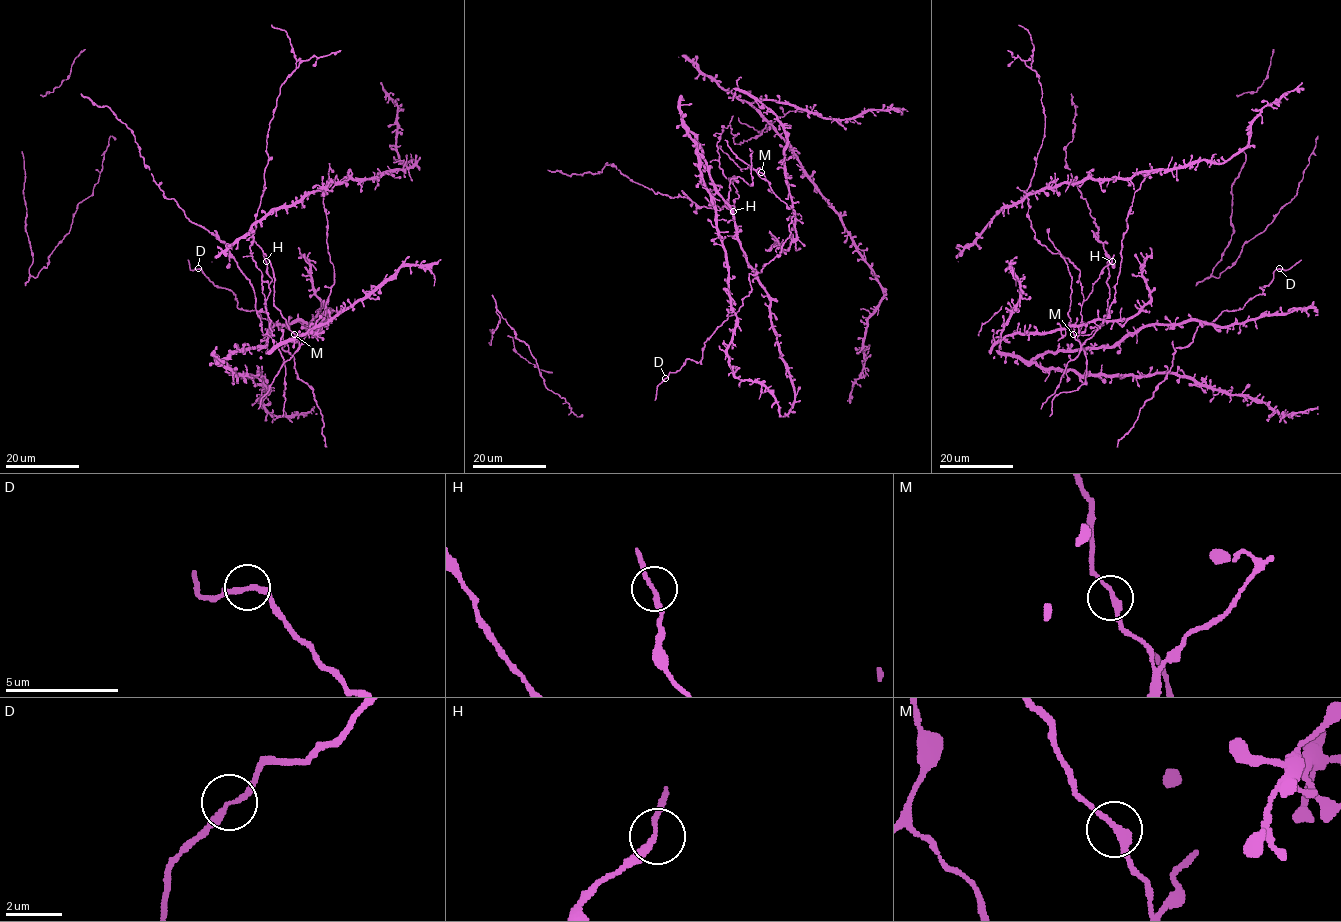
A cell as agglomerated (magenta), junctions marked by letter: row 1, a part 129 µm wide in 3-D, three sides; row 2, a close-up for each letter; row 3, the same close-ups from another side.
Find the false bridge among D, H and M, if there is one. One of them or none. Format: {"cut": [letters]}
{"cut": []}

